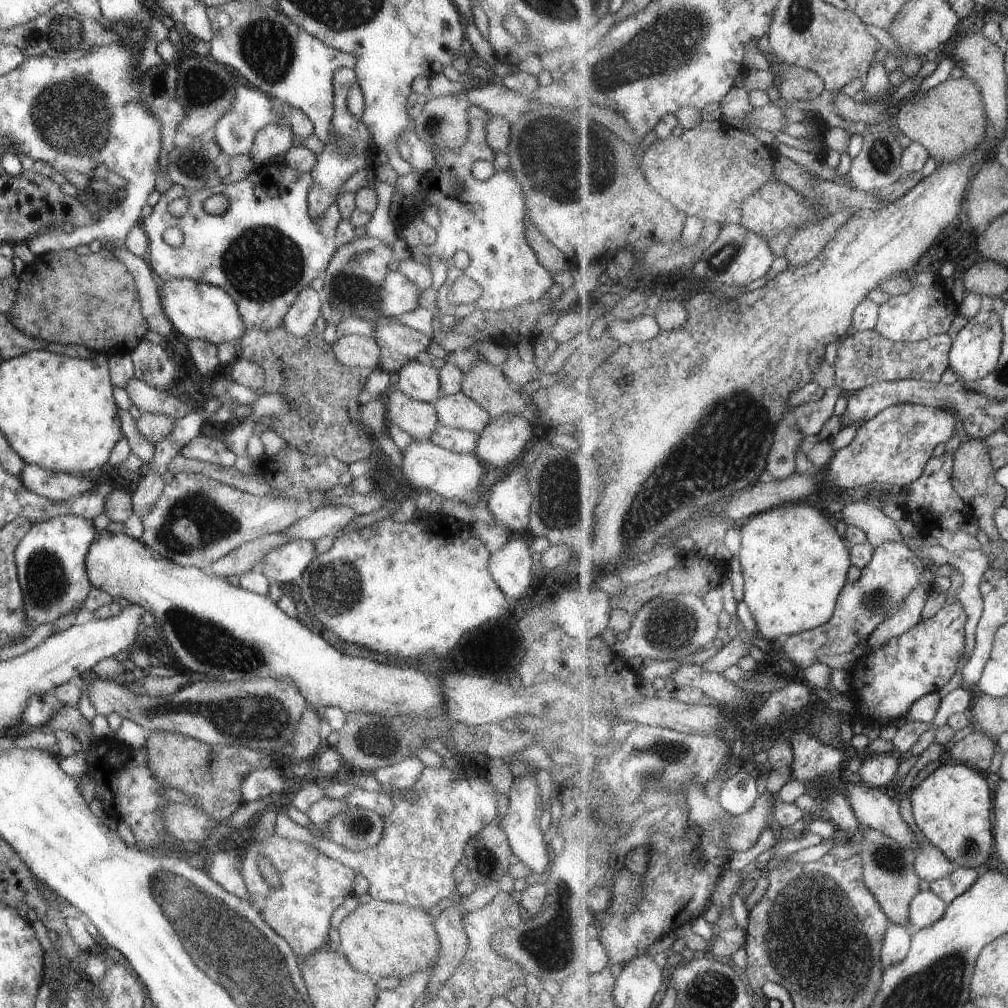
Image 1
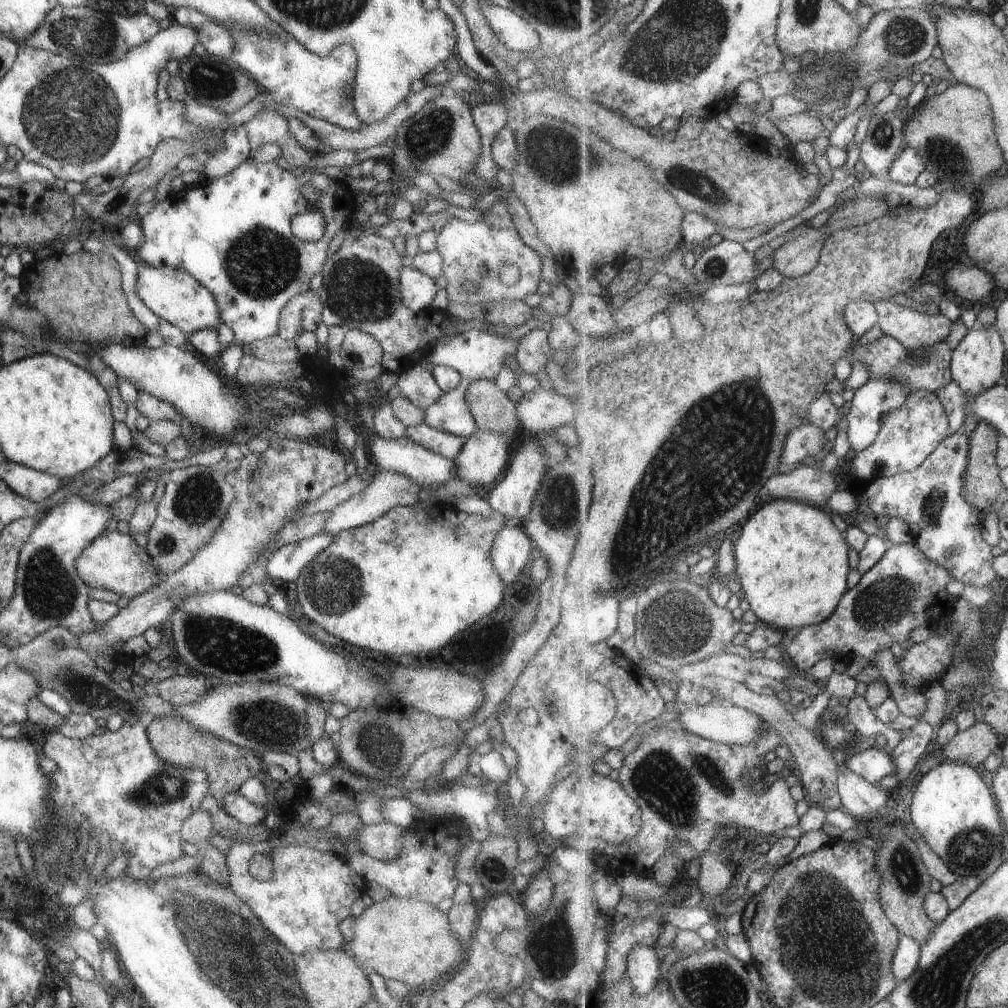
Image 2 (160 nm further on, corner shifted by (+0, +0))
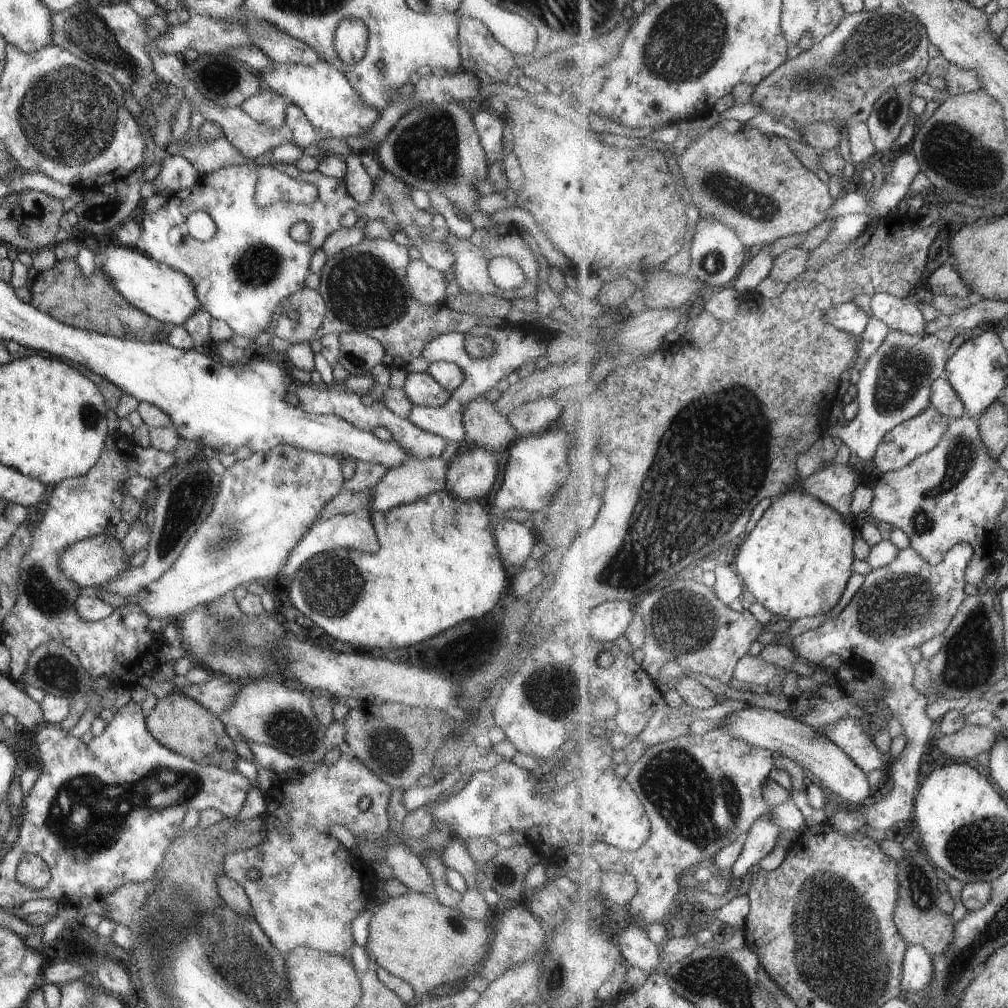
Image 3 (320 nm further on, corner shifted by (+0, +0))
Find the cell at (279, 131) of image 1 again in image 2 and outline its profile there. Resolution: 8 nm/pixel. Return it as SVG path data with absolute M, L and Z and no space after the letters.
M263 107L244 124L249 148L272 143L279 147L290 138L288 122L273 107Z

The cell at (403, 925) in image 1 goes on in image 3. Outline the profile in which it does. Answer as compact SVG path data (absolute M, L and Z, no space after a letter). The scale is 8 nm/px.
M415 892L387 897L369 919L367 930L368 937L363 948L367 947L371 952L377 968L384 968L389 974L405 981L412 988L413 996L421 999L434 994L435 986L447 988L447 982L467 976L488 954L492 934L489 919L482 921L464 917L456 906L444 906L433 896Z

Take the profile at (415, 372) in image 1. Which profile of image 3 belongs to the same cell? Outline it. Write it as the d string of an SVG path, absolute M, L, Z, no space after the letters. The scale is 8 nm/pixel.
M426 372L408 373L401 390L412 406L438 407L445 404L450 392L439 386Z

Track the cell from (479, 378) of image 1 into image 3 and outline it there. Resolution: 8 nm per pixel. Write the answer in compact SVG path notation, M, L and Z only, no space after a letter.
M483 396L470 400L462 412L462 443L481 447L492 453L503 452L517 439L514 428Z

